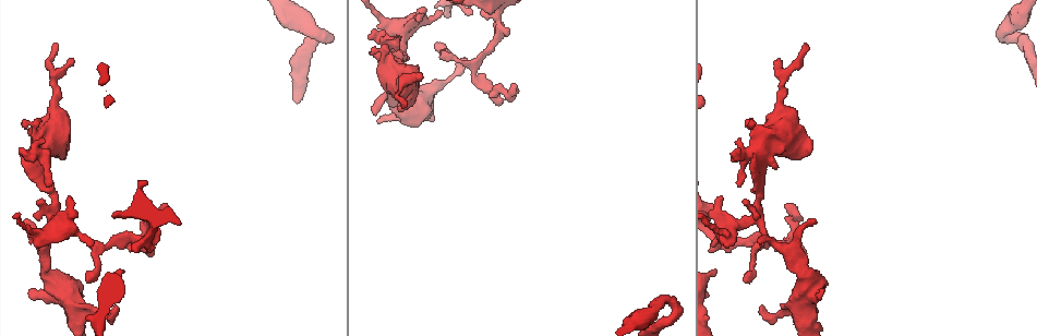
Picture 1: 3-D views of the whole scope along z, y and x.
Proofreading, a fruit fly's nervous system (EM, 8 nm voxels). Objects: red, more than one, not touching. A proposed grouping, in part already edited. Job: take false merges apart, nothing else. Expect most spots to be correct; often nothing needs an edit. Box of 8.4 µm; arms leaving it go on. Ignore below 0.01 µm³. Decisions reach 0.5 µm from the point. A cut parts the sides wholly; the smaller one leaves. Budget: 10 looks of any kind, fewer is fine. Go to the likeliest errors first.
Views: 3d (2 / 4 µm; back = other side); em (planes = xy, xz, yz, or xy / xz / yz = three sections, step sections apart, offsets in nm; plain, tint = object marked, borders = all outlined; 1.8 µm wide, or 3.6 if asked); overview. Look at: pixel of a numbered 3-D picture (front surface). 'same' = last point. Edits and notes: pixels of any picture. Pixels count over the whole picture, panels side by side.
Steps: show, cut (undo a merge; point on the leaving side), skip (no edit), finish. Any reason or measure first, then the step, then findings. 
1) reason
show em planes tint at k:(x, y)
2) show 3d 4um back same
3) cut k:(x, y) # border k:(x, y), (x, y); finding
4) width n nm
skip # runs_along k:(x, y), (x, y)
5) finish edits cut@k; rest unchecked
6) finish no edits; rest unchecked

calibre changes
show em 3.6um planes borders at 1:(37, 151)

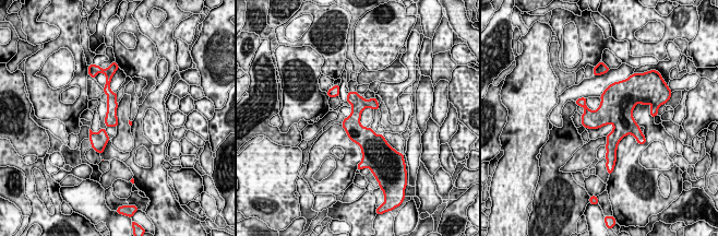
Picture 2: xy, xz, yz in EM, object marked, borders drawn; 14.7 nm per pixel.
width 170 nm
skip # all the same neuron

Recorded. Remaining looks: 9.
arms part here
show em yz step 8 tint at 1:(760, 221)

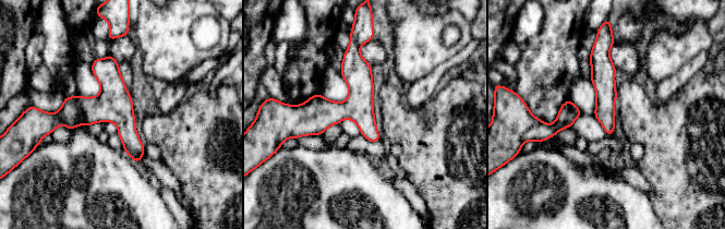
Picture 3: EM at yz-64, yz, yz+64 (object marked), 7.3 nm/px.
width 150 nm
skip # runs_along 3:(601, 49), (605, 117), (609, 133); one neuron here

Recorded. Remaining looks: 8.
sharp bend
show em 3.6um planes tint at 1:(151, 237)

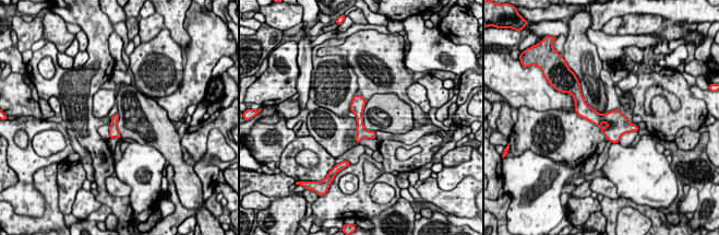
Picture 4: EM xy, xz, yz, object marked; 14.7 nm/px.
skip # runs_along 4:(357, 97), (359, 125), (372, 136); all the same neuron

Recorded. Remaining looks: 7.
thick turns thin
show em 3.6um planes borders at 1:(47, 273)

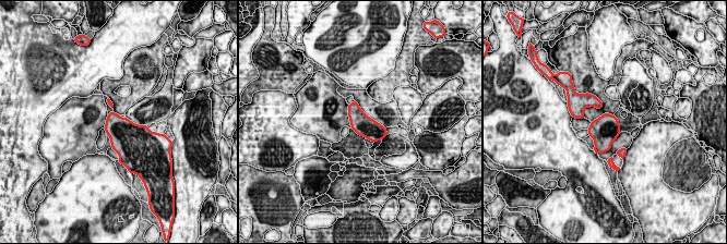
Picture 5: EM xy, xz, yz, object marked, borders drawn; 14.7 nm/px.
skip # all the same neuron

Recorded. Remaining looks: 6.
finish no edits; rest unchecked

